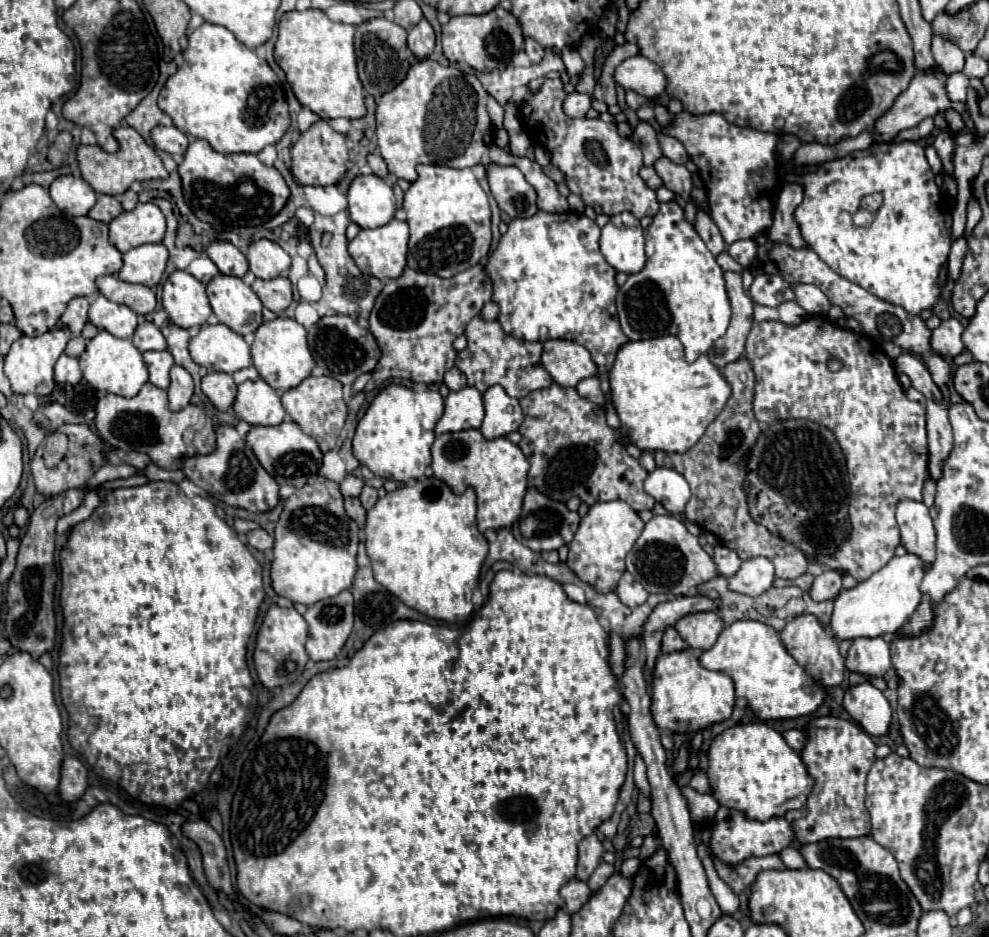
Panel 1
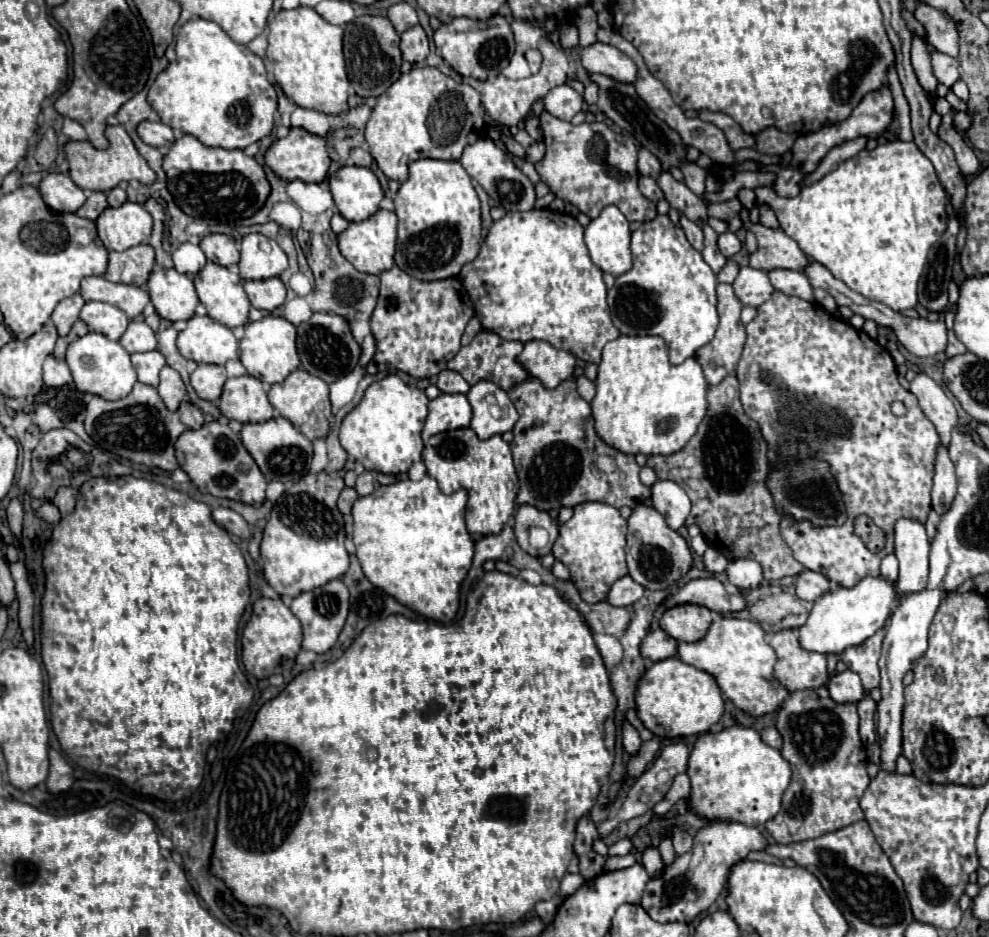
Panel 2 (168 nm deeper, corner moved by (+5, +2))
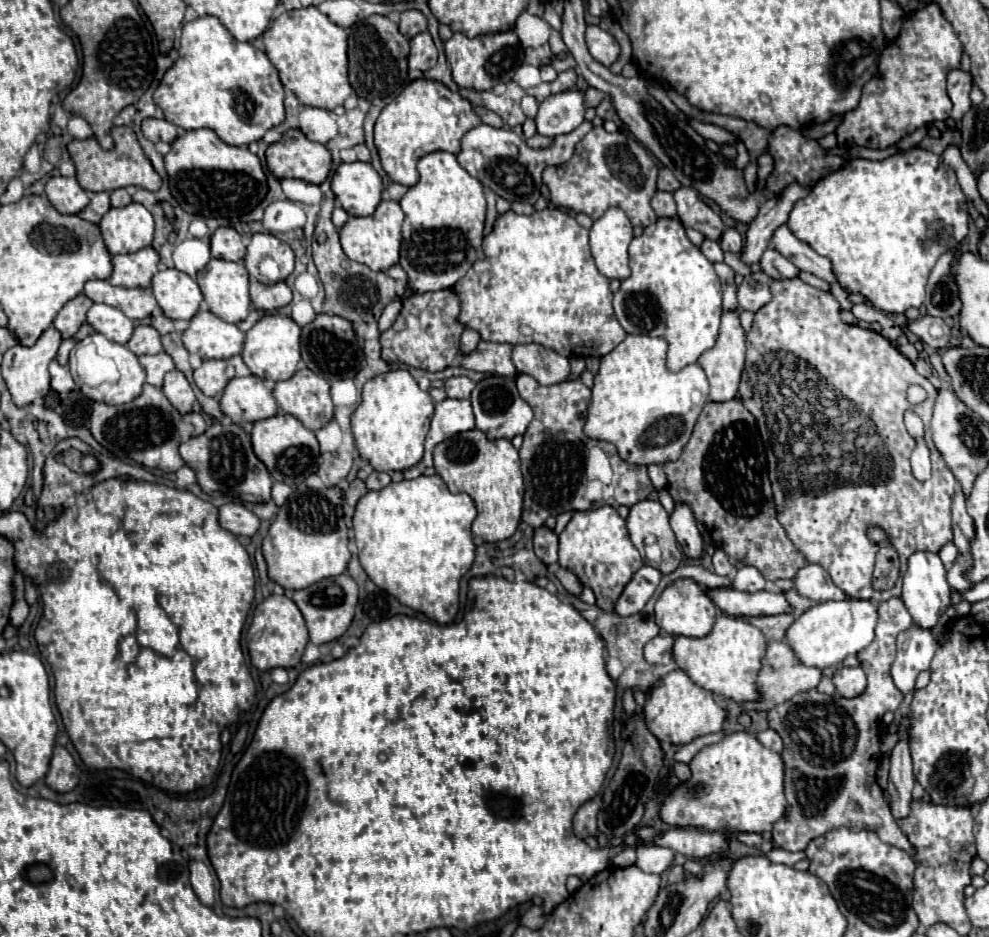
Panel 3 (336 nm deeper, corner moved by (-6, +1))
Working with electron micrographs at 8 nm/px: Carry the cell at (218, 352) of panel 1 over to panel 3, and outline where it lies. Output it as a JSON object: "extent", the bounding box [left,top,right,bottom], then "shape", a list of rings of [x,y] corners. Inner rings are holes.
{"extent":[181,311,245,359],"shape":[[[199,311],[181,339],[189,353],[197,353],[203,359],[229,359],[241,353],[245,335],[237,325],[219,319],[211,311]]]}

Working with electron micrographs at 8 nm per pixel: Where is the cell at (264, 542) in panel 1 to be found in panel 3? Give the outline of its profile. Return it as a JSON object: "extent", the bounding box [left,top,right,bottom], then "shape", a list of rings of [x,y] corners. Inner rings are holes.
{"extent":[219,503,259,537],"shape":[[[225,503],[219,507],[219,525],[233,535],[253,537],[259,529],[259,519],[241,503]]]}

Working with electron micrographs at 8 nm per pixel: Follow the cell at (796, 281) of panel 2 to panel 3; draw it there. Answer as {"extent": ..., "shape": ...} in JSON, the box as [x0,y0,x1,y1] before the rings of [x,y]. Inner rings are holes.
{"extent":[761,247,799,279],"shape":[[[767,247],[765,253],[761,255],[761,271],[765,271],[771,279],[787,279],[787,277],[797,277],[799,269],[795,269],[795,265],[791,265],[791,261],[787,261],[787,257],[783,257],[779,251]]]}

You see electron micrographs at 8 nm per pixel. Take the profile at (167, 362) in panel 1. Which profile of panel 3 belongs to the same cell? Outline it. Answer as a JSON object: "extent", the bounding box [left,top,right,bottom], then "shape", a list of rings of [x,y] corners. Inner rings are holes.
{"extent":[139,353,175,387],"shape":[[[167,353],[143,355],[143,357],[139,357],[139,363],[147,371],[147,383],[153,387],[161,387],[165,373],[175,369],[175,363],[171,361],[171,357]]]}

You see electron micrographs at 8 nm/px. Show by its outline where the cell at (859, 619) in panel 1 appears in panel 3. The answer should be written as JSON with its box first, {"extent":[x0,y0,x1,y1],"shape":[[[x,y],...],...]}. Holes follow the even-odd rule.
{"extent":[785,599,877,669],"shape":[[[859,599],[827,601],[811,607],[801,617],[797,617],[793,625],[787,629],[785,641],[799,663],[817,669],[837,667],[847,655],[859,653],[873,641],[875,621],[877,621],[875,601],[859,601]]]}

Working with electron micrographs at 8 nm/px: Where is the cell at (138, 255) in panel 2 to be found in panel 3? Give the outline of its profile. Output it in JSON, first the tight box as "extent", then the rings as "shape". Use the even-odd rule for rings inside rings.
{"extent":[109,247,159,287],"shape":[[[151,247],[129,255],[115,255],[111,263],[113,275],[109,283],[119,287],[149,287],[153,275],[159,271],[159,255]]]}

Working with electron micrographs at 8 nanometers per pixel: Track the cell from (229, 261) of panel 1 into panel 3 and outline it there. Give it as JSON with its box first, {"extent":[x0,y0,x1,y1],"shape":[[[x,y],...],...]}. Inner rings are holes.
{"extent":[211,227,245,261],"shape":[[[219,227],[211,235],[211,257],[225,261],[241,261],[245,257],[245,245],[241,235],[233,227]]]}

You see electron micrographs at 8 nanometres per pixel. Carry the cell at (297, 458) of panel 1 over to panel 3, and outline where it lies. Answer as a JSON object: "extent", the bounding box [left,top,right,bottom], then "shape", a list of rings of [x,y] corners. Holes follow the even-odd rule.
{"extent":[251,415,319,487],"shape":[[[273,415],[263,421],[255,421],[251,431],[251,443],[255,449],[255,455],[263,461],[269,475],[275,481],[287,483],[291,487],[305,481],[307,475],[317,471],[317,459],[319,459],[319,443],[315,439],[315,433],[309,431],[299,419],[291,415]]]}

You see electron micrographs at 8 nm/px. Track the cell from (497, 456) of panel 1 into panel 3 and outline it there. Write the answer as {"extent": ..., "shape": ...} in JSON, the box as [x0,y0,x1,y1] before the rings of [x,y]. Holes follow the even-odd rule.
{"extent":[433,429,523,541],"shape":[[[479,429],[457,433],[433,449],[437,475],[445,481],[449,491],[467,493],[477,507],[473,521],[473,535],[483,541],[509,539],[521,521],[523,505],[523,477],[517,449],[507,439],[489,441]]]}

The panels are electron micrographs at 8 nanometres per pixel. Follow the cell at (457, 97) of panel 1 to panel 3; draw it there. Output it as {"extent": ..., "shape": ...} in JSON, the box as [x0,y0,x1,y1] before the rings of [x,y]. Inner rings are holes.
{"extent":[375,79,481,187],"shape":[[[417,79],[407,85],[401,95],[383,107],[375,121],[375,147],[389,179],[411,187],[417,183],[417,161],[423,155],[433,151],[459,153],[463,133],[481,123],[473,109],[475,107],[467,99],[449,91],[439,81]]]}

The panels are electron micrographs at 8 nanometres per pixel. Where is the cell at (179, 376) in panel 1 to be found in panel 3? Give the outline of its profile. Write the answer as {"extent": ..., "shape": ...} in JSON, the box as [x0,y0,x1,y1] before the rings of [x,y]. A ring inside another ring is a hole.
{"extent":[161,369,195,415],"shape":[[[177,369],[169,371],[165,375],[165,383],[163,383],[161,391],[179,413],[183,413],[183,415],[191,413],[193,403],[195,403],[195,393],[193,393],[189,381],[183,377],[183,373],[179,373]]]}

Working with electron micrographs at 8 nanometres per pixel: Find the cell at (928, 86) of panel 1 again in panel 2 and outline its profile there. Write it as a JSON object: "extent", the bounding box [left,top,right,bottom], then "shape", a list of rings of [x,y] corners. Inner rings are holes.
{"extent":[802,136,870,186],"shape":[[[858,136],[858,138],[850,140],[850,142],[844,142],[844,144],[840,144],[840,146],[834,146],[834,148],[826,154],[826,158],[820,162],[818,170],[812,172],[812,174],[808,174],[808,176],[802,180],[802,186],[808,186],[808,184],[820,180],[824,174],[832,172],[832,168],[836,168],[836,164],[840,164],[840,162],[856,156],[858,152],[862,152],[862,150],[866,148],[868,140],[870,140],[868,136]]]}

